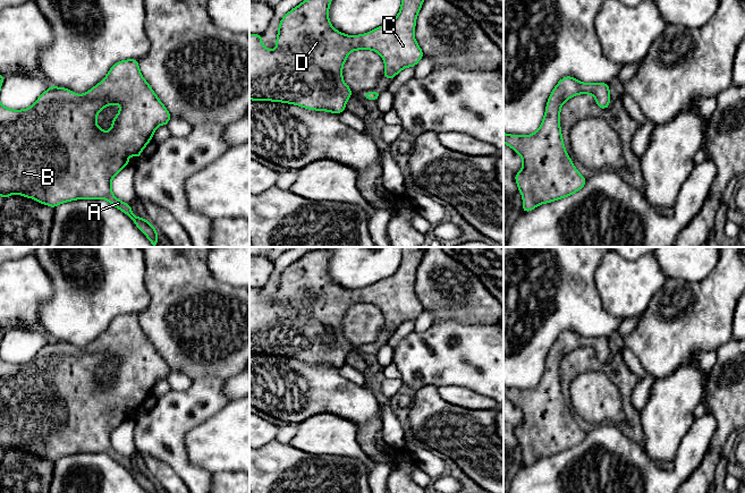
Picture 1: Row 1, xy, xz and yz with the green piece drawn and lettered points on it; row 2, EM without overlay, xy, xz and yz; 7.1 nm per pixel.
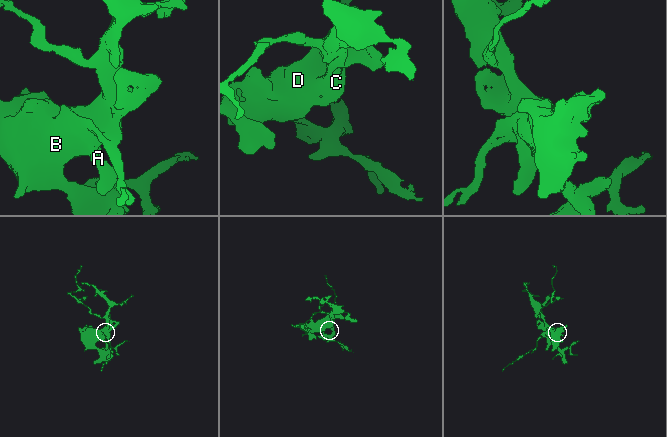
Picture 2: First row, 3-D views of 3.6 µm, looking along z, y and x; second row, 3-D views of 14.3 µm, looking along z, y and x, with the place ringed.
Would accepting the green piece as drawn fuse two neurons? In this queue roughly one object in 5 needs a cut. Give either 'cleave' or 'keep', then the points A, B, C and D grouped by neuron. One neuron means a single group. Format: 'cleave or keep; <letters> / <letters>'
keep; A B C D

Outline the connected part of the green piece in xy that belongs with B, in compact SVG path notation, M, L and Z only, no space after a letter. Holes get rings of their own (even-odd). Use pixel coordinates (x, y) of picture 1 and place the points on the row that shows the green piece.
M134 59L115 63L104 79L81 95L68 88L50 86L28 109L11 110L0 103L0 196L6 198L18 194L51 207L74 199L103 198L126 213L150 239L153 247L156 247L155 228L144 218L135 216L129 204L113 196L111 180L129 164L130 155L141 158L141 152L153 138L156 127L167 126L170 118L169 111L142 76L138 60ZM109 104L120 104L121 108L112 119L111 129L103 131L96 125L96 116Z

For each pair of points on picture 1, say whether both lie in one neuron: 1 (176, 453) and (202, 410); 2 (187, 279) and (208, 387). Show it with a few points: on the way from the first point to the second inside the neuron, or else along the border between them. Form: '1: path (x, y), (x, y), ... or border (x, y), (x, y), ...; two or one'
1: path (176, 442), (176, 435), (191, 421); one
2: border (223, 379), (200, 376), (192, 380); two

